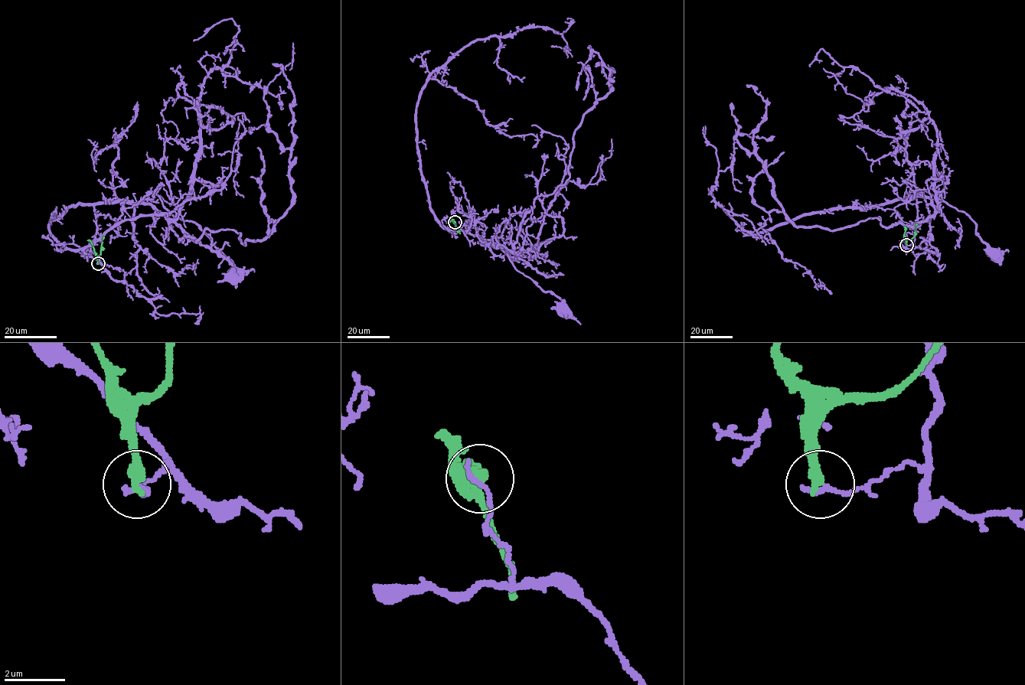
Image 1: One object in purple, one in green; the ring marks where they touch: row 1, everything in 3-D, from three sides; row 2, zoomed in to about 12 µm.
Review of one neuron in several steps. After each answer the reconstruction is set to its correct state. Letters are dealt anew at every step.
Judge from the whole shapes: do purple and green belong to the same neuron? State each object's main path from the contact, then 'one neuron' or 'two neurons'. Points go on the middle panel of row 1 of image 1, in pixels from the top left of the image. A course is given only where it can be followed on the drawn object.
purple via (455, 222), (454, 233), (491, 239), (507, 220), (501, 237), (508, 258), (563, 309) | green via (455, 222), (460, 233) | two neurons

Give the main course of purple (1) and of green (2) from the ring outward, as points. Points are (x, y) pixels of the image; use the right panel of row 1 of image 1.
1: (906, 245), (913, 243), (915, 197), (924, 195), (905, 181), (963, 210), (993, 255)
2: (906, 245), (906, 240), (915, 233), (917, 223)

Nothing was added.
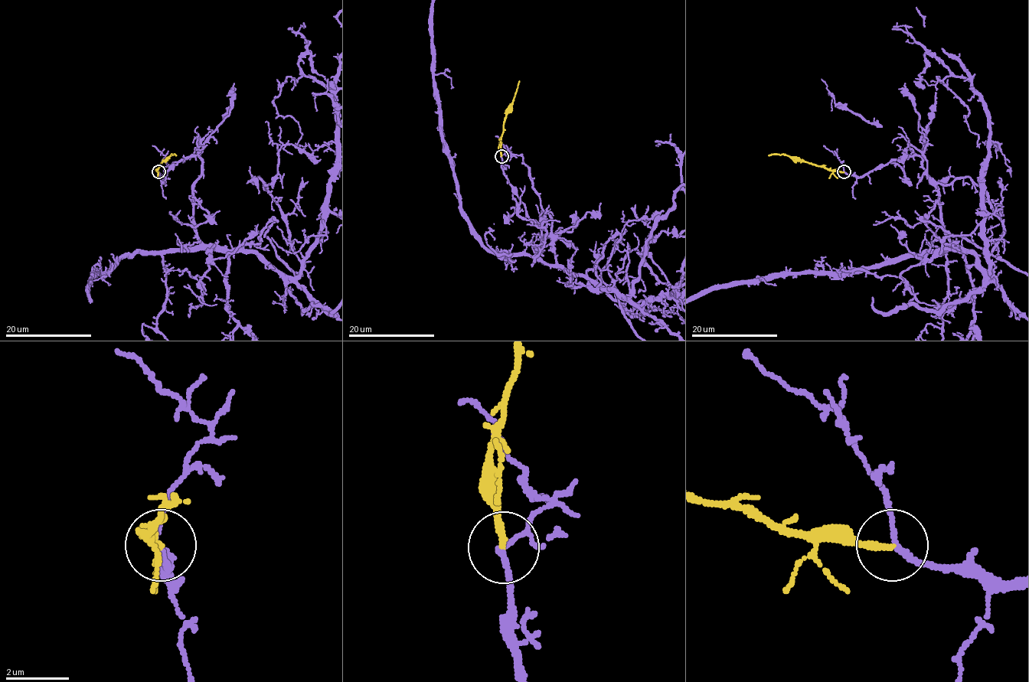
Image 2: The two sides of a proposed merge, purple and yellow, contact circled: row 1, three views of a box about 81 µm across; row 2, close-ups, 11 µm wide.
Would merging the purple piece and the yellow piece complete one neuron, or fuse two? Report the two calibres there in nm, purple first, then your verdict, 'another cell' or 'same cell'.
150 nm thick on the purple side, 190 nm on the other; same cell

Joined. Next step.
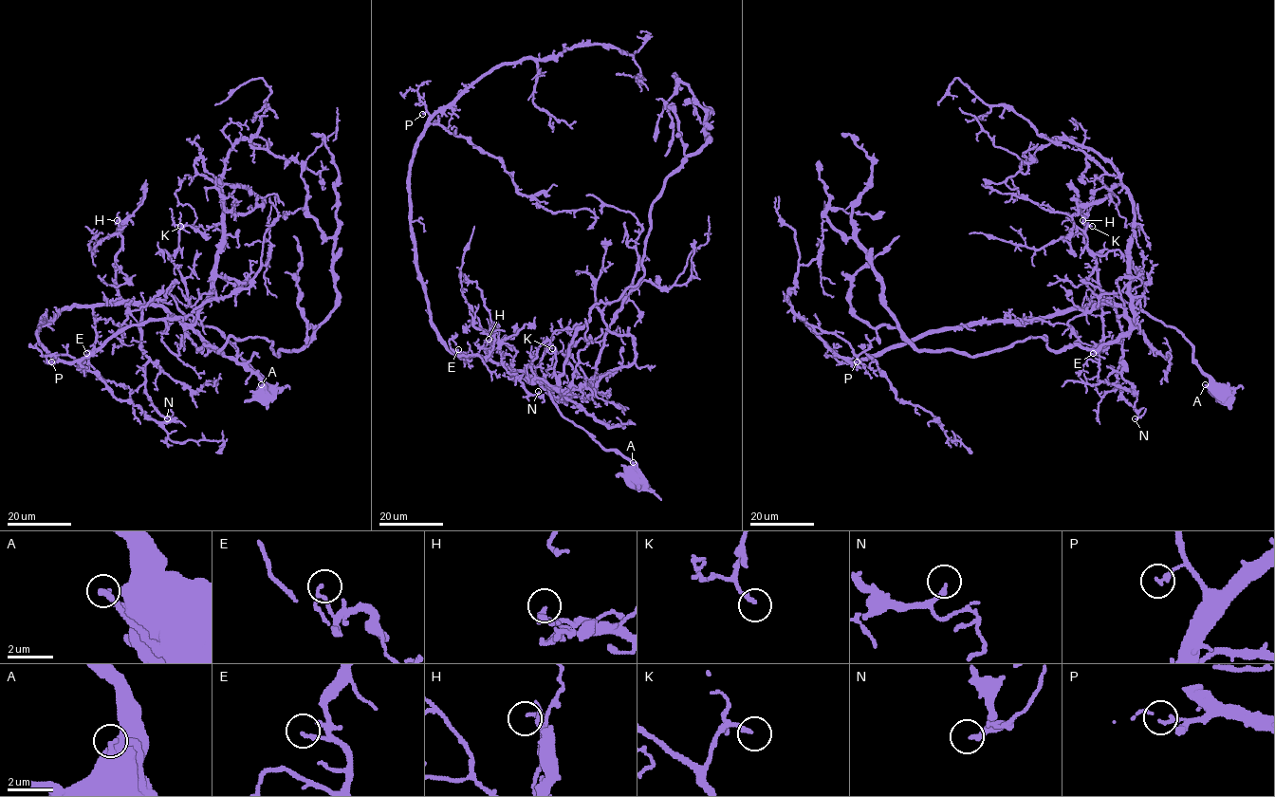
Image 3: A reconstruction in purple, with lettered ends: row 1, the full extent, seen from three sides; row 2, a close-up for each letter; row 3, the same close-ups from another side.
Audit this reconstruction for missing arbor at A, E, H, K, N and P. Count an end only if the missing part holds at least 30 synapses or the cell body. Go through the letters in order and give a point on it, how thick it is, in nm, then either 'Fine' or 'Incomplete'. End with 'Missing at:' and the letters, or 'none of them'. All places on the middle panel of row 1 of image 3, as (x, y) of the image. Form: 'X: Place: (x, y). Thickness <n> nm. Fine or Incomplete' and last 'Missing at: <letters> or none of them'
A: Place: (633, 462). Thickness 190 nm. Fine
E: Place: (458, 349). Thickness 150 nm. Fine
H: Place: (489, 339). Thickness 170 nm. Fine
K: Place: (552, 348). Thickness 180 nm. Fine
N: Place: (538, 391). Thickness 190 nm. Incomplete
P: Place: (422, 114). Thickness 160 nm. Fine
Missing at: N

